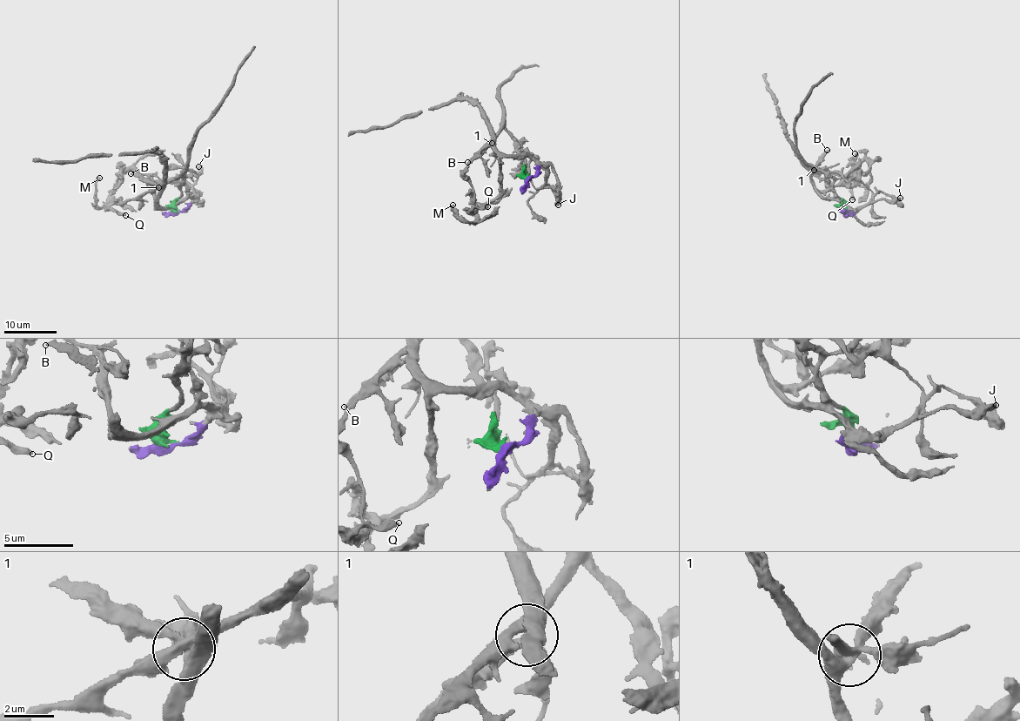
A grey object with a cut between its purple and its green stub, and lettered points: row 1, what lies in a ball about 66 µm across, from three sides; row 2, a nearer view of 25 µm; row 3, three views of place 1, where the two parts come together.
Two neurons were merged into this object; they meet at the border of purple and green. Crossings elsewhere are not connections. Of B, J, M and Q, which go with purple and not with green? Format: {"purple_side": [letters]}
{"purple_side": ["B", "J", "M"]}

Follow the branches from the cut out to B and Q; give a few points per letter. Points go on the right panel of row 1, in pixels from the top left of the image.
B: (845, 213), (843, 205), (820, 193), (813, 185), (812, 171), (827, 151)
Q: (845, 213), (844, 200), (823, 173), (810, 164), (812, 170), (833, 171), (854, 182), (852, 199)

